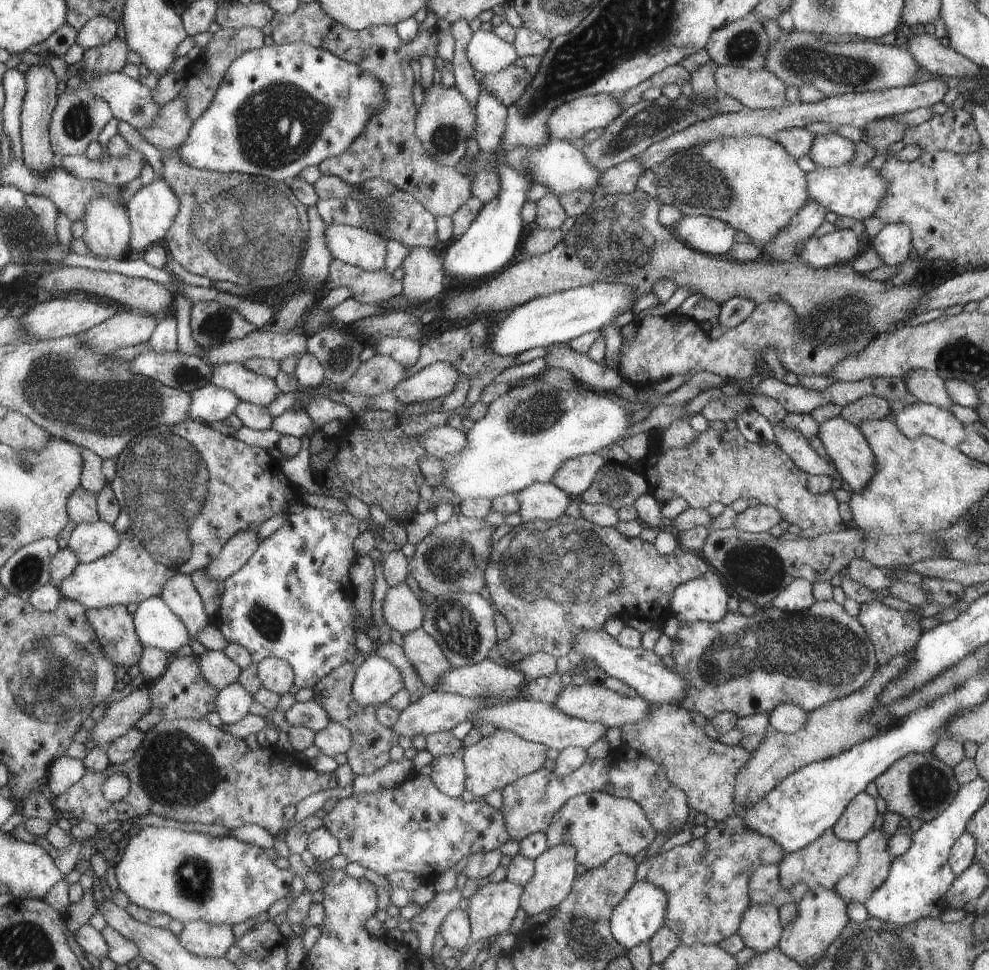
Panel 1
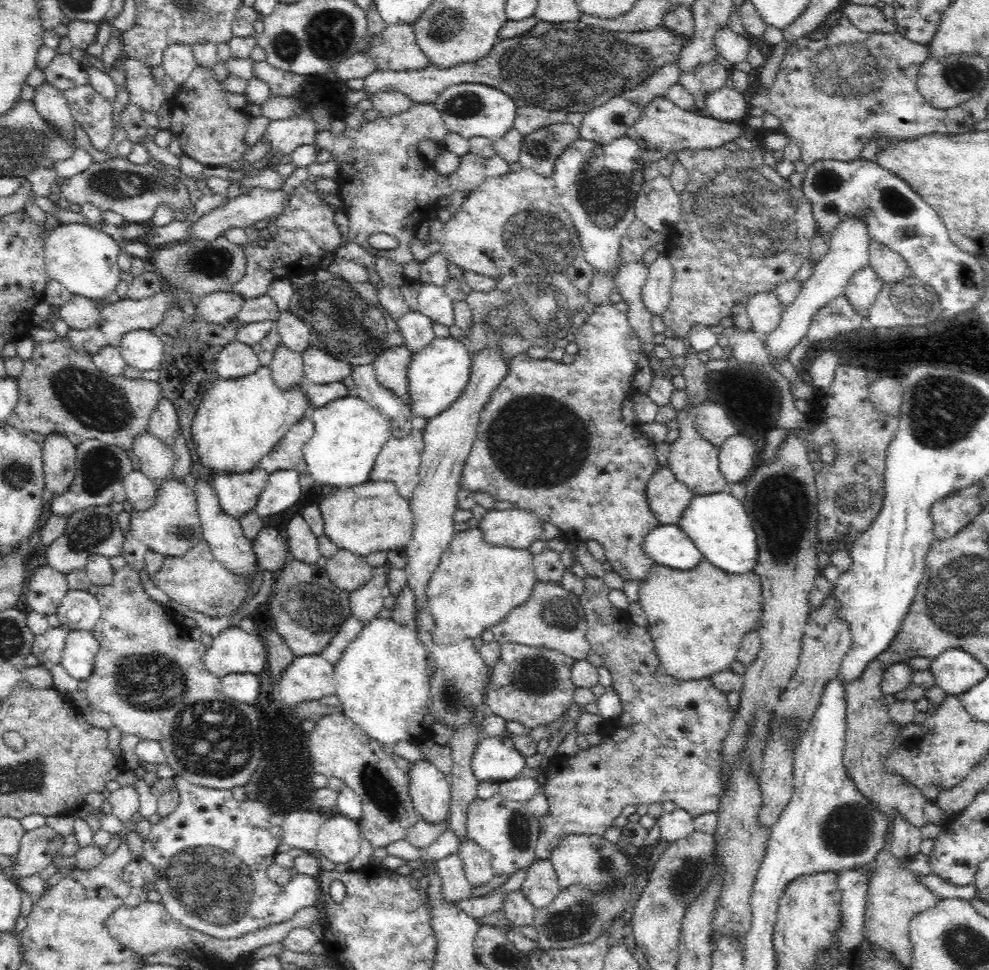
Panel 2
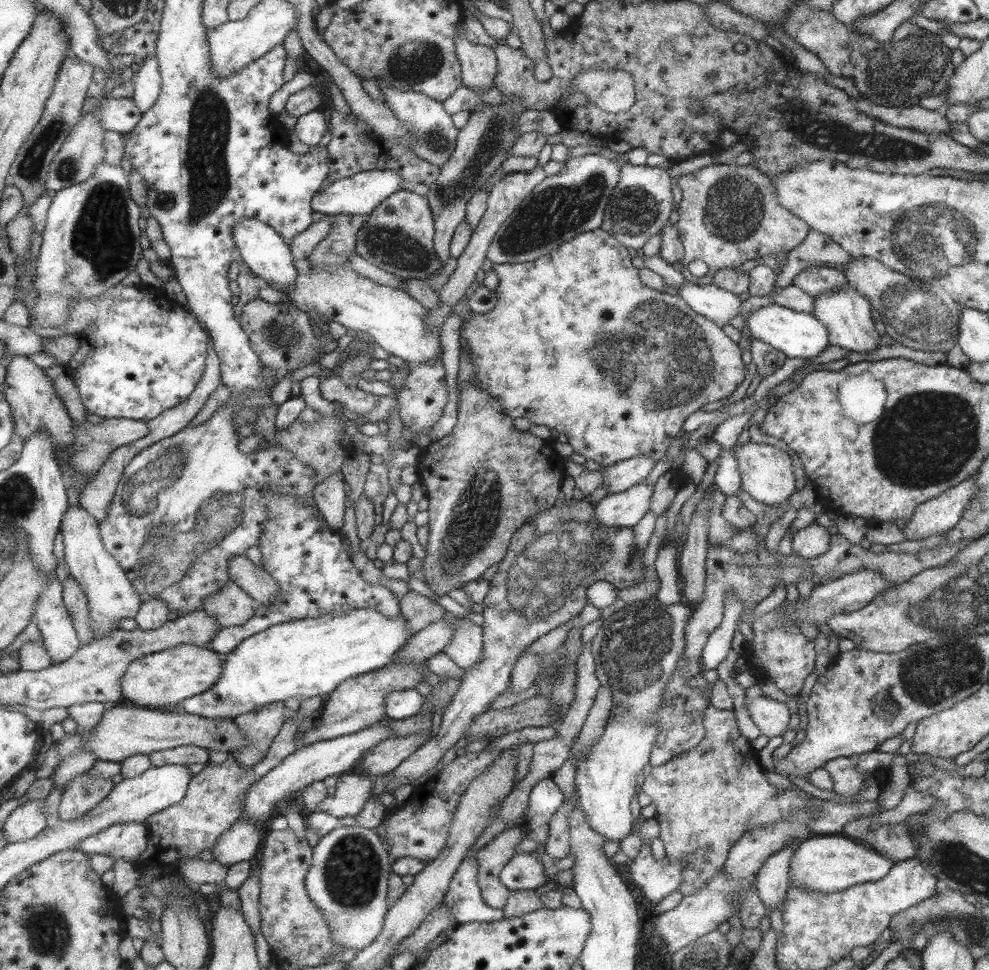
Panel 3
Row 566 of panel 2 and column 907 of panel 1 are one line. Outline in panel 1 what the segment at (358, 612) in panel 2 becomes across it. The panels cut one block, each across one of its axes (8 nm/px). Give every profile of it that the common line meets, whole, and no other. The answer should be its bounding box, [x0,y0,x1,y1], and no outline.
[904,369,952,410]

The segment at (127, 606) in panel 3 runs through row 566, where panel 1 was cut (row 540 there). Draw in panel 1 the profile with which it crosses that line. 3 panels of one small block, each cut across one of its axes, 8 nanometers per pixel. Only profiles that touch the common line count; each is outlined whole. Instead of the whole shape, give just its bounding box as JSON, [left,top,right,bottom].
[67,519,122,563]

